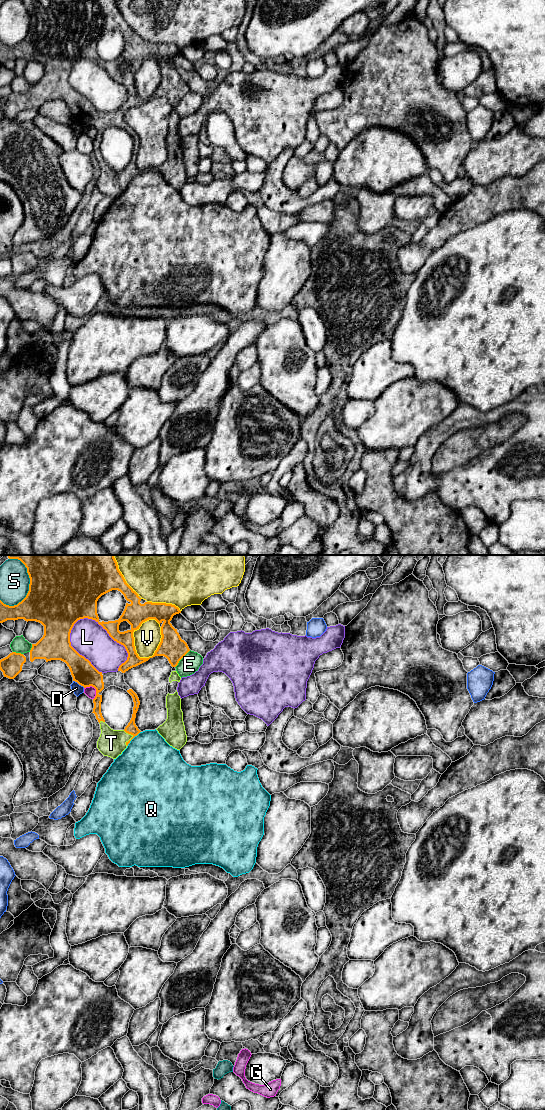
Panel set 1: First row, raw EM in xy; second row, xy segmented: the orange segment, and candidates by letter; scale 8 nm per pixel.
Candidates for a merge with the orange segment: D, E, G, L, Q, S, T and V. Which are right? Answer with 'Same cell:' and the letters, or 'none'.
Same cell: T

